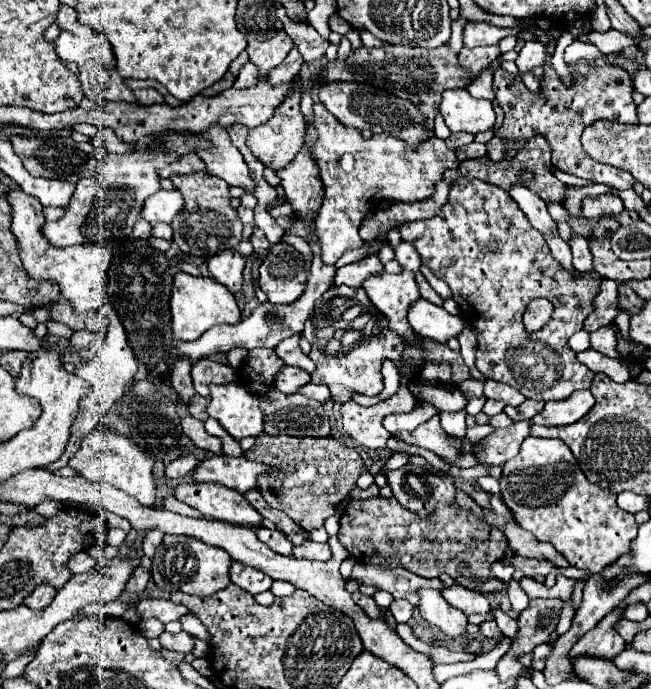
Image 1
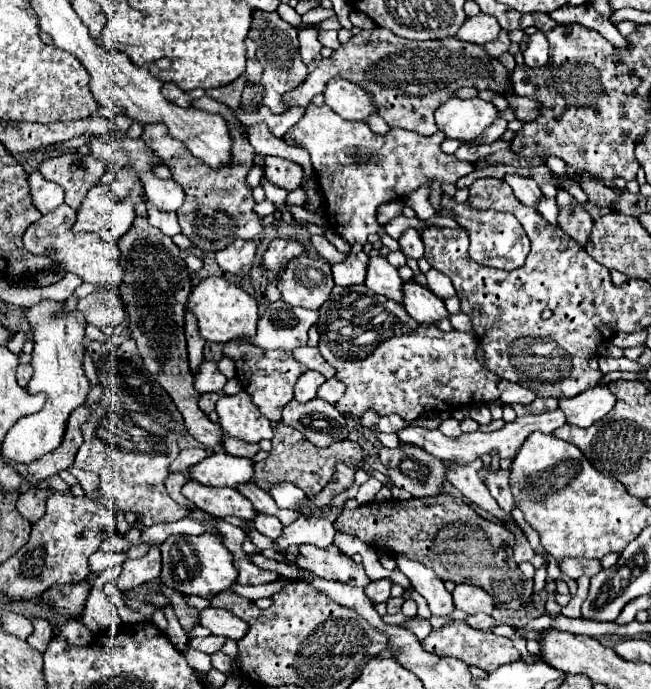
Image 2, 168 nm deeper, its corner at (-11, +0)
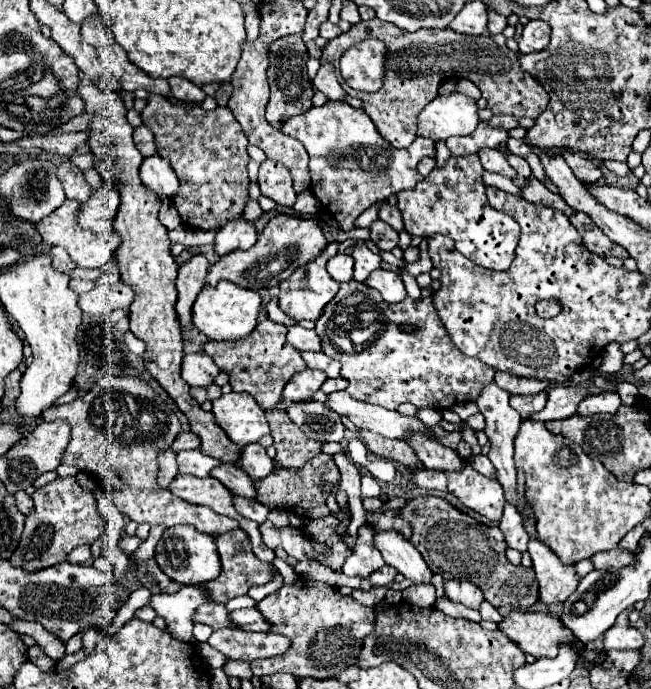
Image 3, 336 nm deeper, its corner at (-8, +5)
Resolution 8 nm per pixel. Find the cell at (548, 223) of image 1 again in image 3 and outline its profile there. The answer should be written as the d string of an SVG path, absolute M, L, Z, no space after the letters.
M485 148L485 150L479 152L479 158L481 158L483 168L489 170L489 172L497 172L497 174L507 176L507 178L517 178L517 176L519 176L519 174L509 166L507 158L505 158L499 150L489 150L489 148Z

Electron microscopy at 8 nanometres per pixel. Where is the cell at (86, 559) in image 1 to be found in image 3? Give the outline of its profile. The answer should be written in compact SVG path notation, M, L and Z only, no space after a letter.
M125 534L125 536L119 540L119 548L121 548L121 552L127 554L127 556L133 554L139 544L141 544L141 540L139 540L137 536L127 536L127 534Z

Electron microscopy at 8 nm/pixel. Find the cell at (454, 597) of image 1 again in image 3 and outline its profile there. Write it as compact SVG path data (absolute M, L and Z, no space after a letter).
M449 580L445 582L445 594L453 602L461 602L473 610L479 610L483 602L483 592L469 580Z

